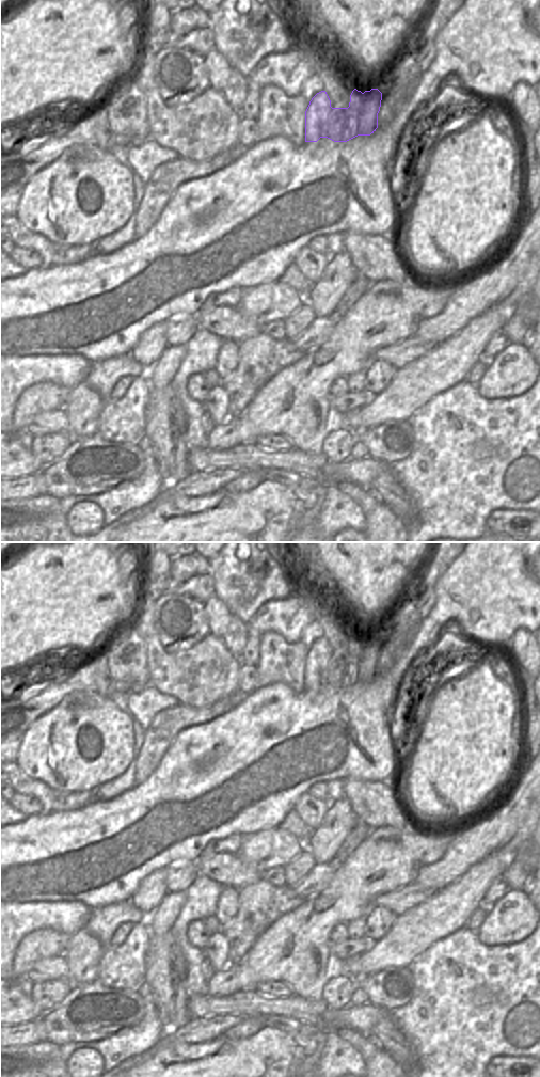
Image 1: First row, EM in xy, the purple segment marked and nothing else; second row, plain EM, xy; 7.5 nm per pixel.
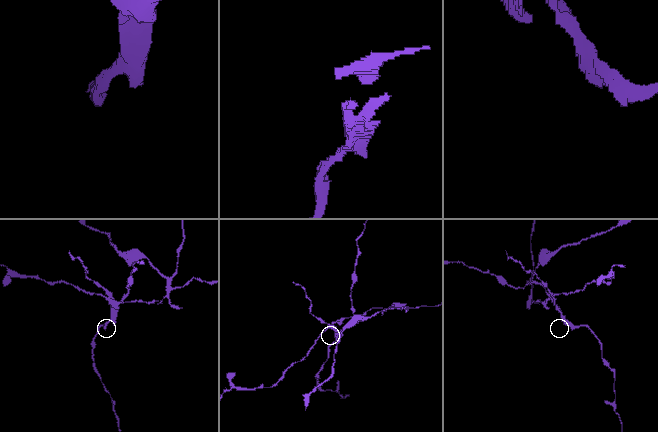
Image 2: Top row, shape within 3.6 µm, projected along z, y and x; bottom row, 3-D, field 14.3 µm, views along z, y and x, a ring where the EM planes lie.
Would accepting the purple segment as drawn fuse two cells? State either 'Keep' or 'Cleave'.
Cleave

